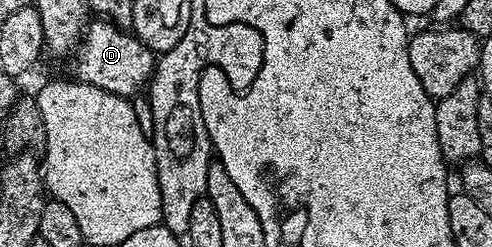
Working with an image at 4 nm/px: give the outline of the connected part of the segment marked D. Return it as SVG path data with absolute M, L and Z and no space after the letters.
M100 17L89 22L84 38L74 52L75 78L98 89L106 89L115 95L135 96L147 88L156 69L157 56L131 30L117 27L115 23Z

